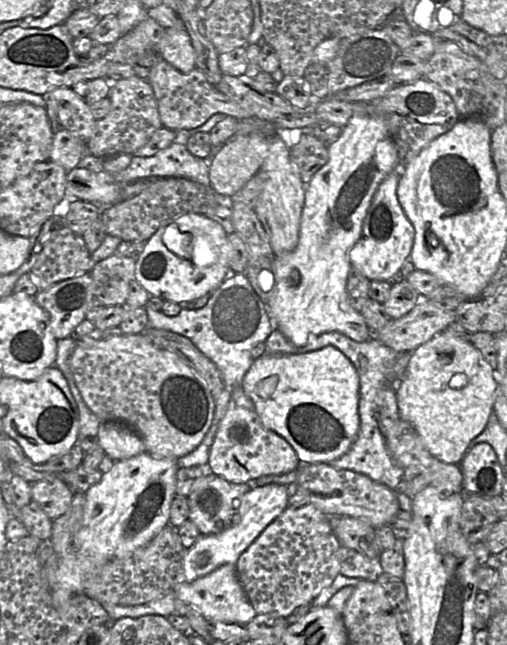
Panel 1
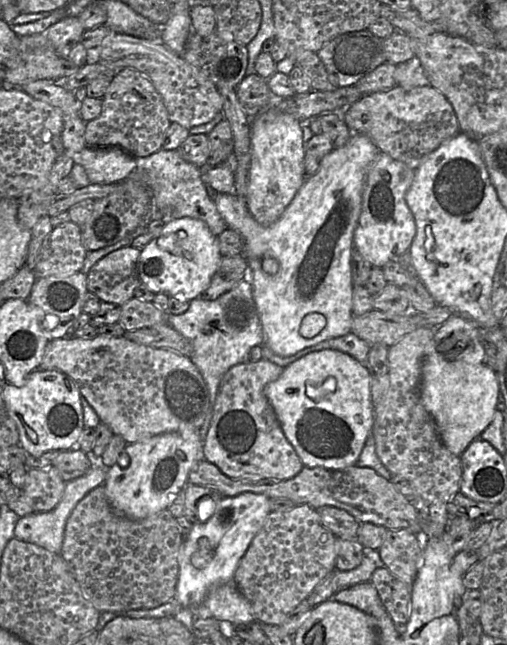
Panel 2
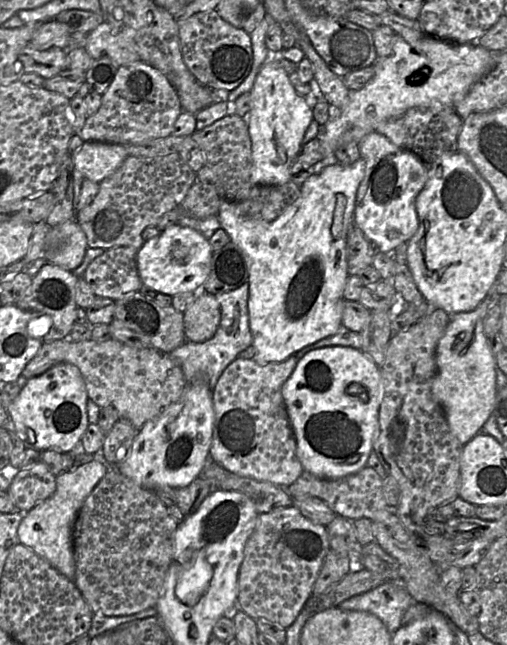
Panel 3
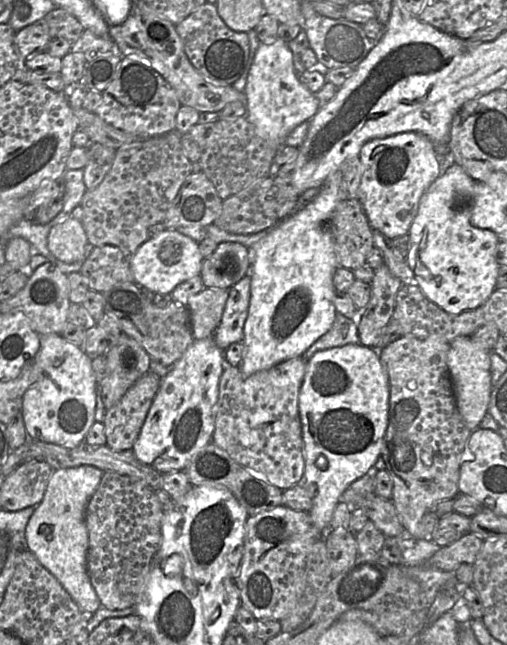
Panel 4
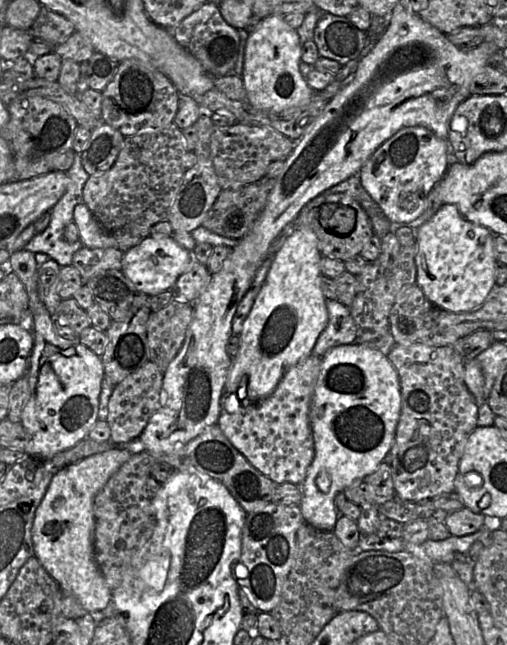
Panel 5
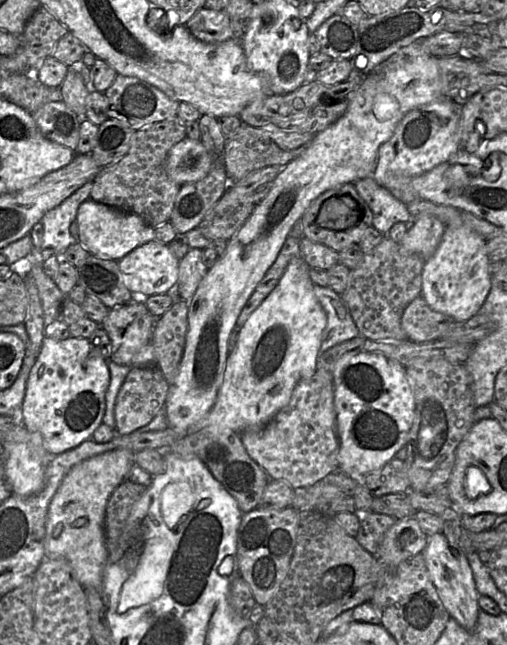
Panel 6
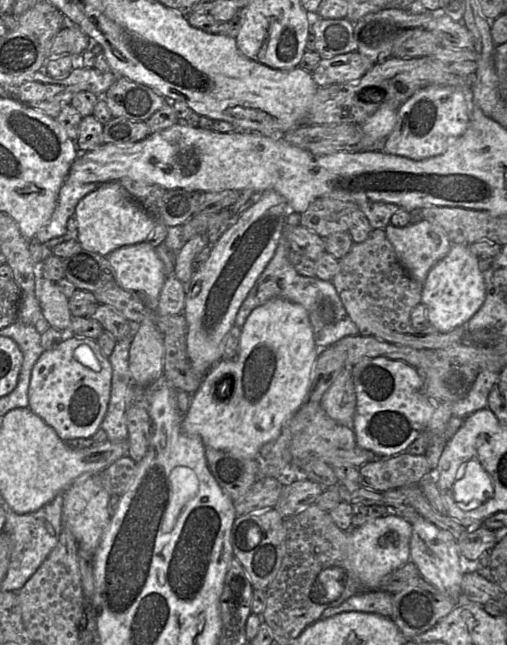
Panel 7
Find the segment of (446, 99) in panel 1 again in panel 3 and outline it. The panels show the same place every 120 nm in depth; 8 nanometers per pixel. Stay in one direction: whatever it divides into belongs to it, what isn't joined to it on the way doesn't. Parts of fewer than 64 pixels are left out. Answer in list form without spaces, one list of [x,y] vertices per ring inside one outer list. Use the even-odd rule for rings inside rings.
[[[453,107],[410,108],[404,114],[381,123],[376,132],[387,137],[396,146],[411,151],[425,164],[431,165],[443,154],[458,151],[462,120]]]

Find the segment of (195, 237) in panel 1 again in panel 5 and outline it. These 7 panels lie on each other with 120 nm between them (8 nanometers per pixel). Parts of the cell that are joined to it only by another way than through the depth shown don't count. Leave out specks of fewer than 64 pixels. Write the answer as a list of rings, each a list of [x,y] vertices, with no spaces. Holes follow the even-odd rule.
[[[148,236],[123,254],[122,272],[133,283],[138,293],[149,296],[171,290],[180,275],[186,272],[193,253],[183,248],[170,236]]]

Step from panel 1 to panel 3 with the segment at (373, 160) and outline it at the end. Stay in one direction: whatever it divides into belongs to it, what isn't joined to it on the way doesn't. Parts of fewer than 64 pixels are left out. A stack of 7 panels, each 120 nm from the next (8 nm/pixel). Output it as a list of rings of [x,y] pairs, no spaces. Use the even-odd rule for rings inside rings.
[[[361,157],[355,163],[344,166],[338,162],[328,165],[319,172],[309,176],[301,186],[299,197],[288,206],[276,219],[270,222],[256,221],[246,218],[237,212],[237,205],[235,202],[223,200],[218,211],[218,219],[221,228],[227,232],[231,241],[236,244],[242,251],[246,265],[248,268],[248,282],[249,282],[249,326],[253,336],[253,343],[257,350],[254,361],[260,365],[268,363],[282,362],[297,352],[312,345],[322,339],[335,335],[342,325],[342,312],[344,305],[344,289],[347,278],[349,276],[347,270],[347,236],[351,222],[354,217],[354,210],[356,204],[357,190],[364,178],[366,162]]]

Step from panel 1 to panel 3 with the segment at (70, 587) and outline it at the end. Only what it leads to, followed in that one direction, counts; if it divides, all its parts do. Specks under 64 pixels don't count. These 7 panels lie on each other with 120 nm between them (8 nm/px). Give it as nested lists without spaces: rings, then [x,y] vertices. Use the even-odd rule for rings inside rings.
[[[192,381],[177,402],[138,430],[128,457],[113,467],[146,489],[157,486],[186,487],[199,477],[209,459],[214,421],[212,389],[203,381]]]

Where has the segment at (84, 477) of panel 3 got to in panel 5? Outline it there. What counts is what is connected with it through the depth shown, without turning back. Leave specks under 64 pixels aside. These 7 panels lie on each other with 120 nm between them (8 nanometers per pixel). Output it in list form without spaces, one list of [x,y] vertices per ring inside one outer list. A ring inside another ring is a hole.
[[[125,446],[84,458],[57,471],[36,509],[32,526],[34,556],[57,582],[63,593],[74,597],[88,612],[101,612],[112,601],[112,590],[94,555],[94,499],[132,452]]]

